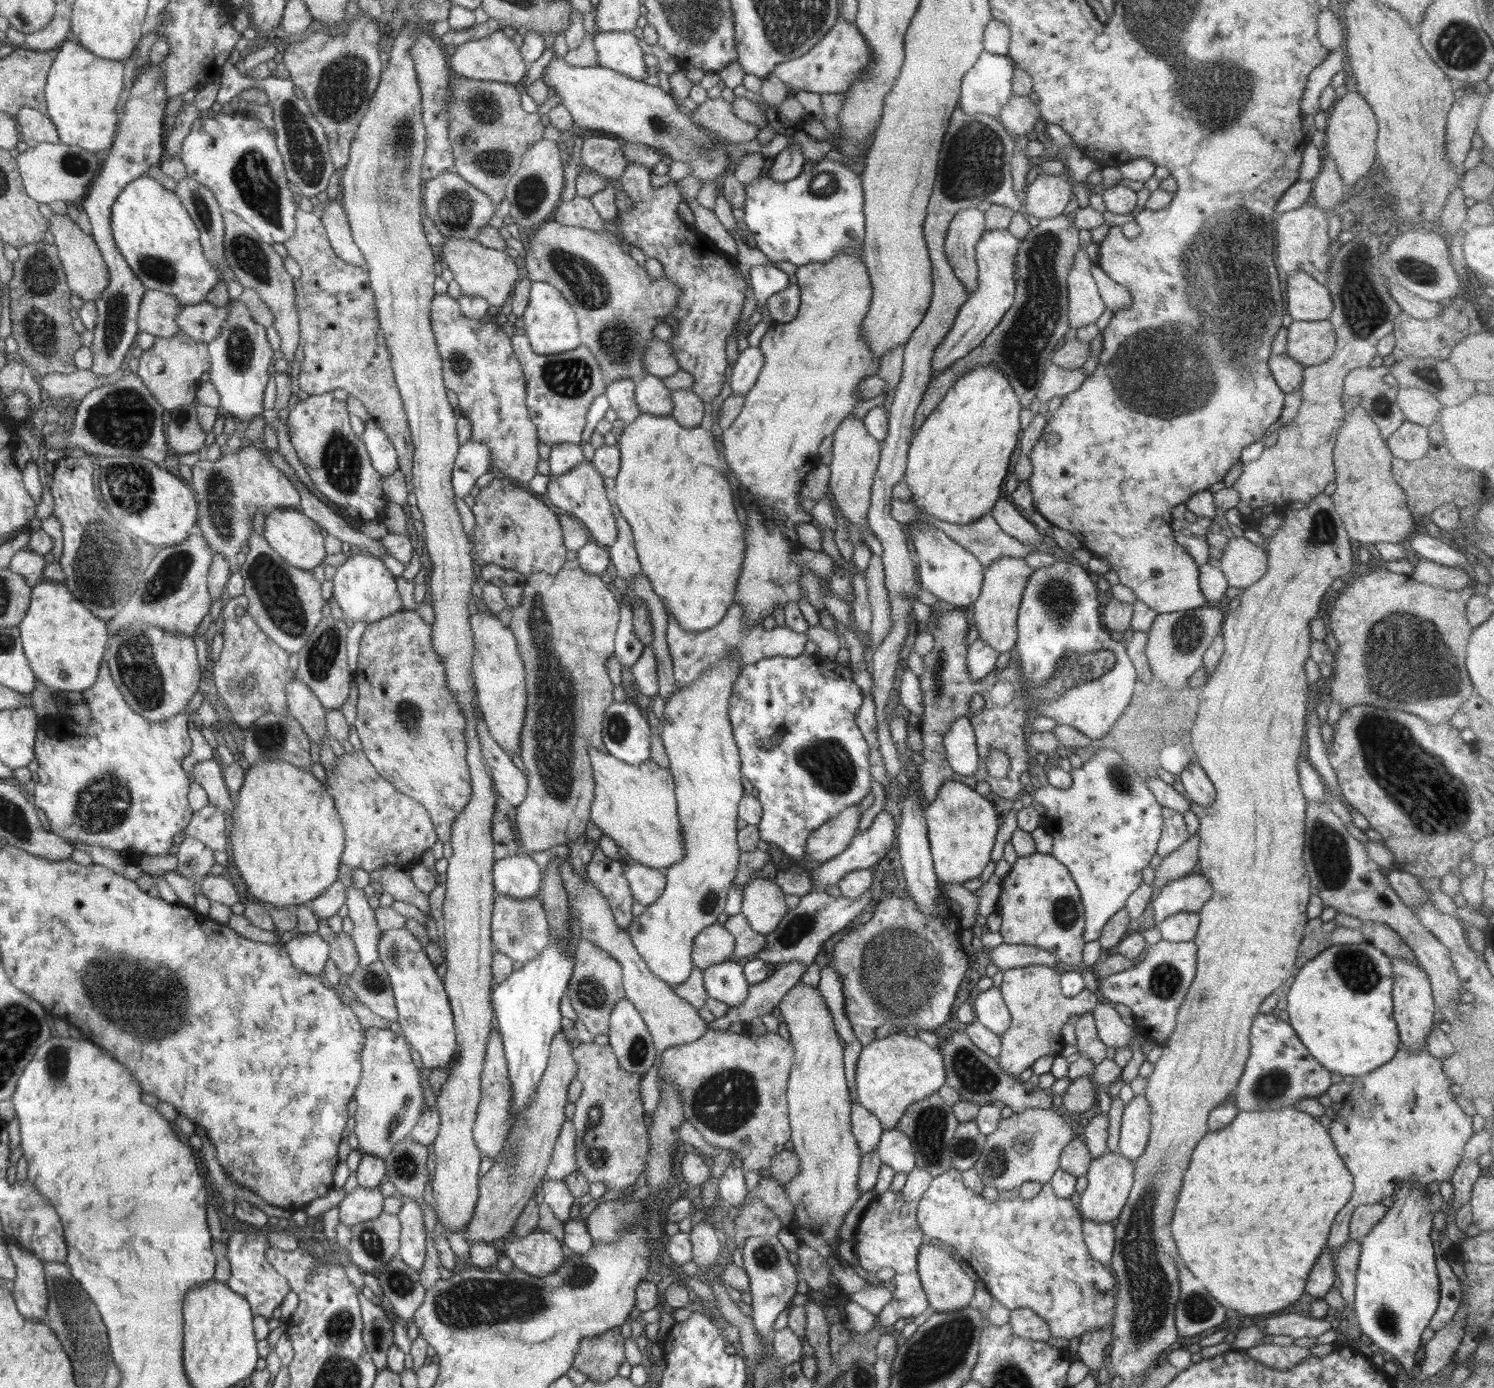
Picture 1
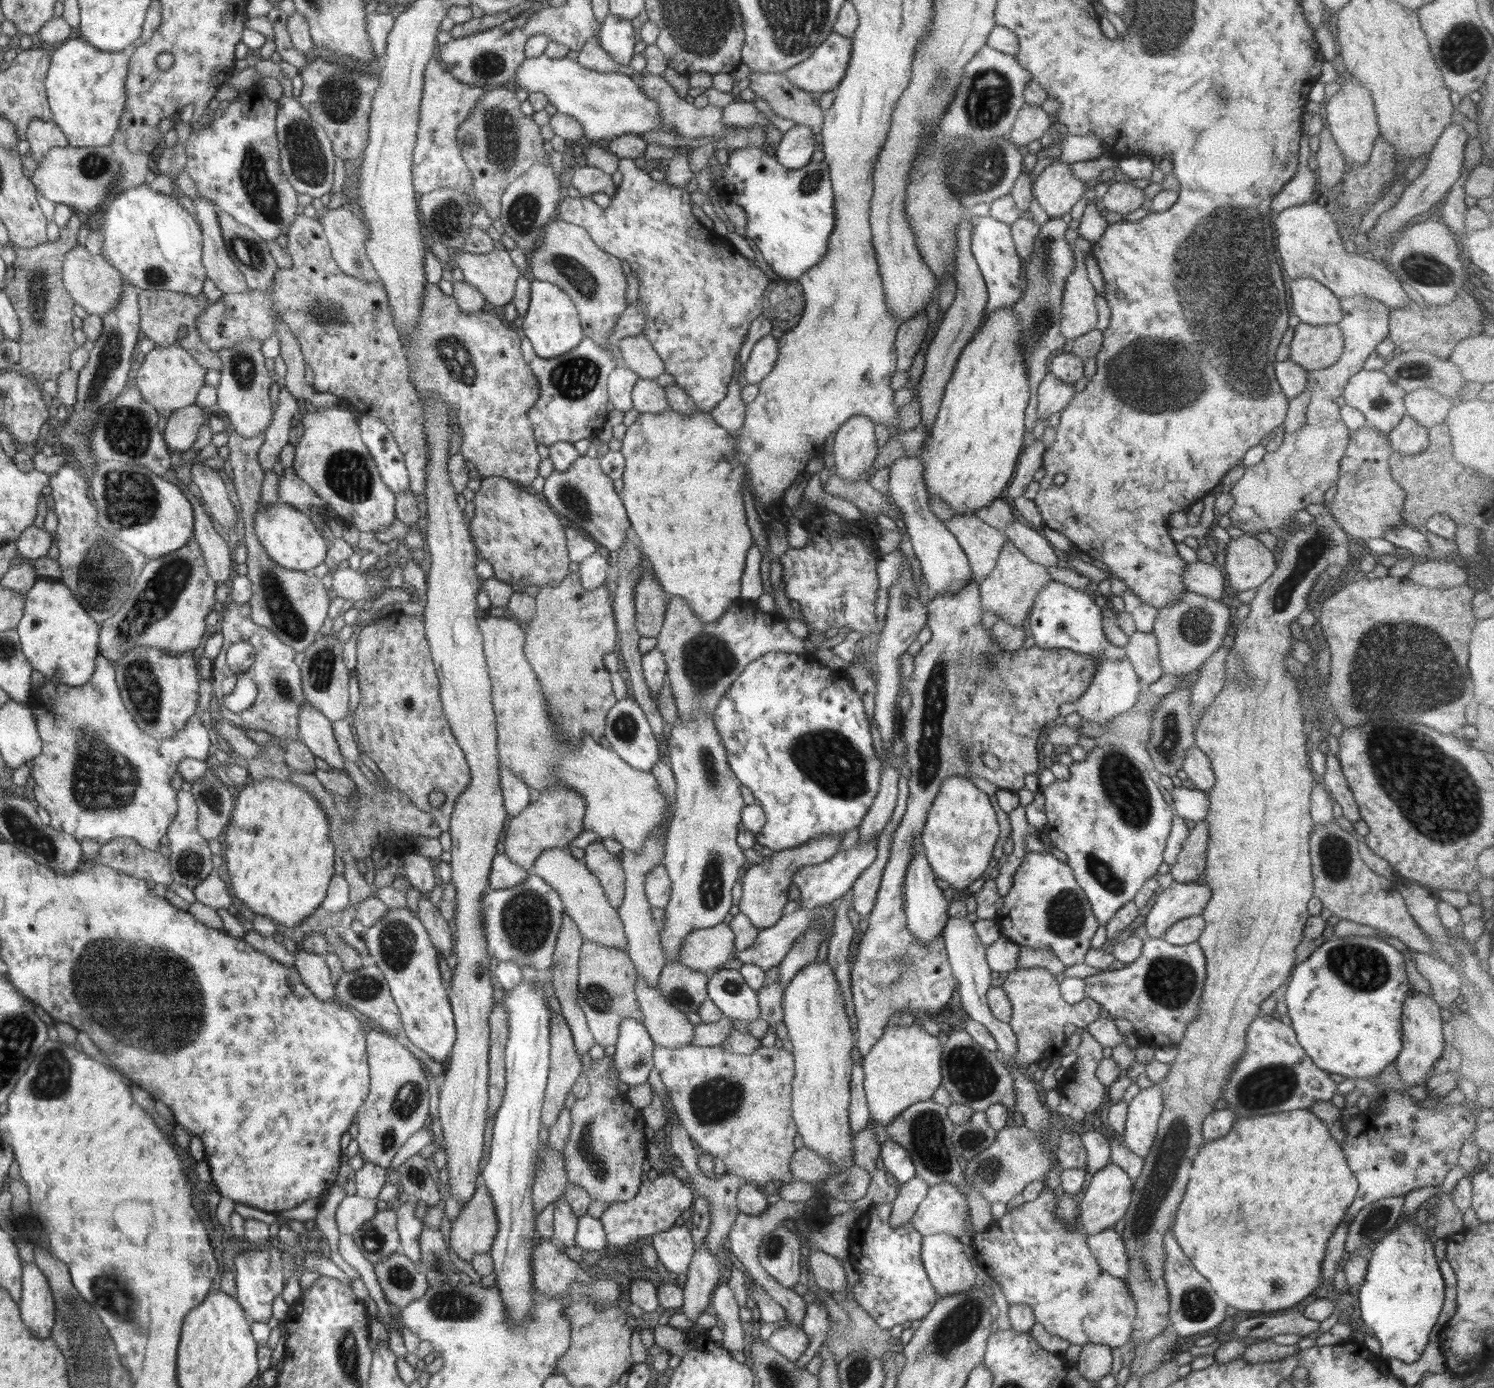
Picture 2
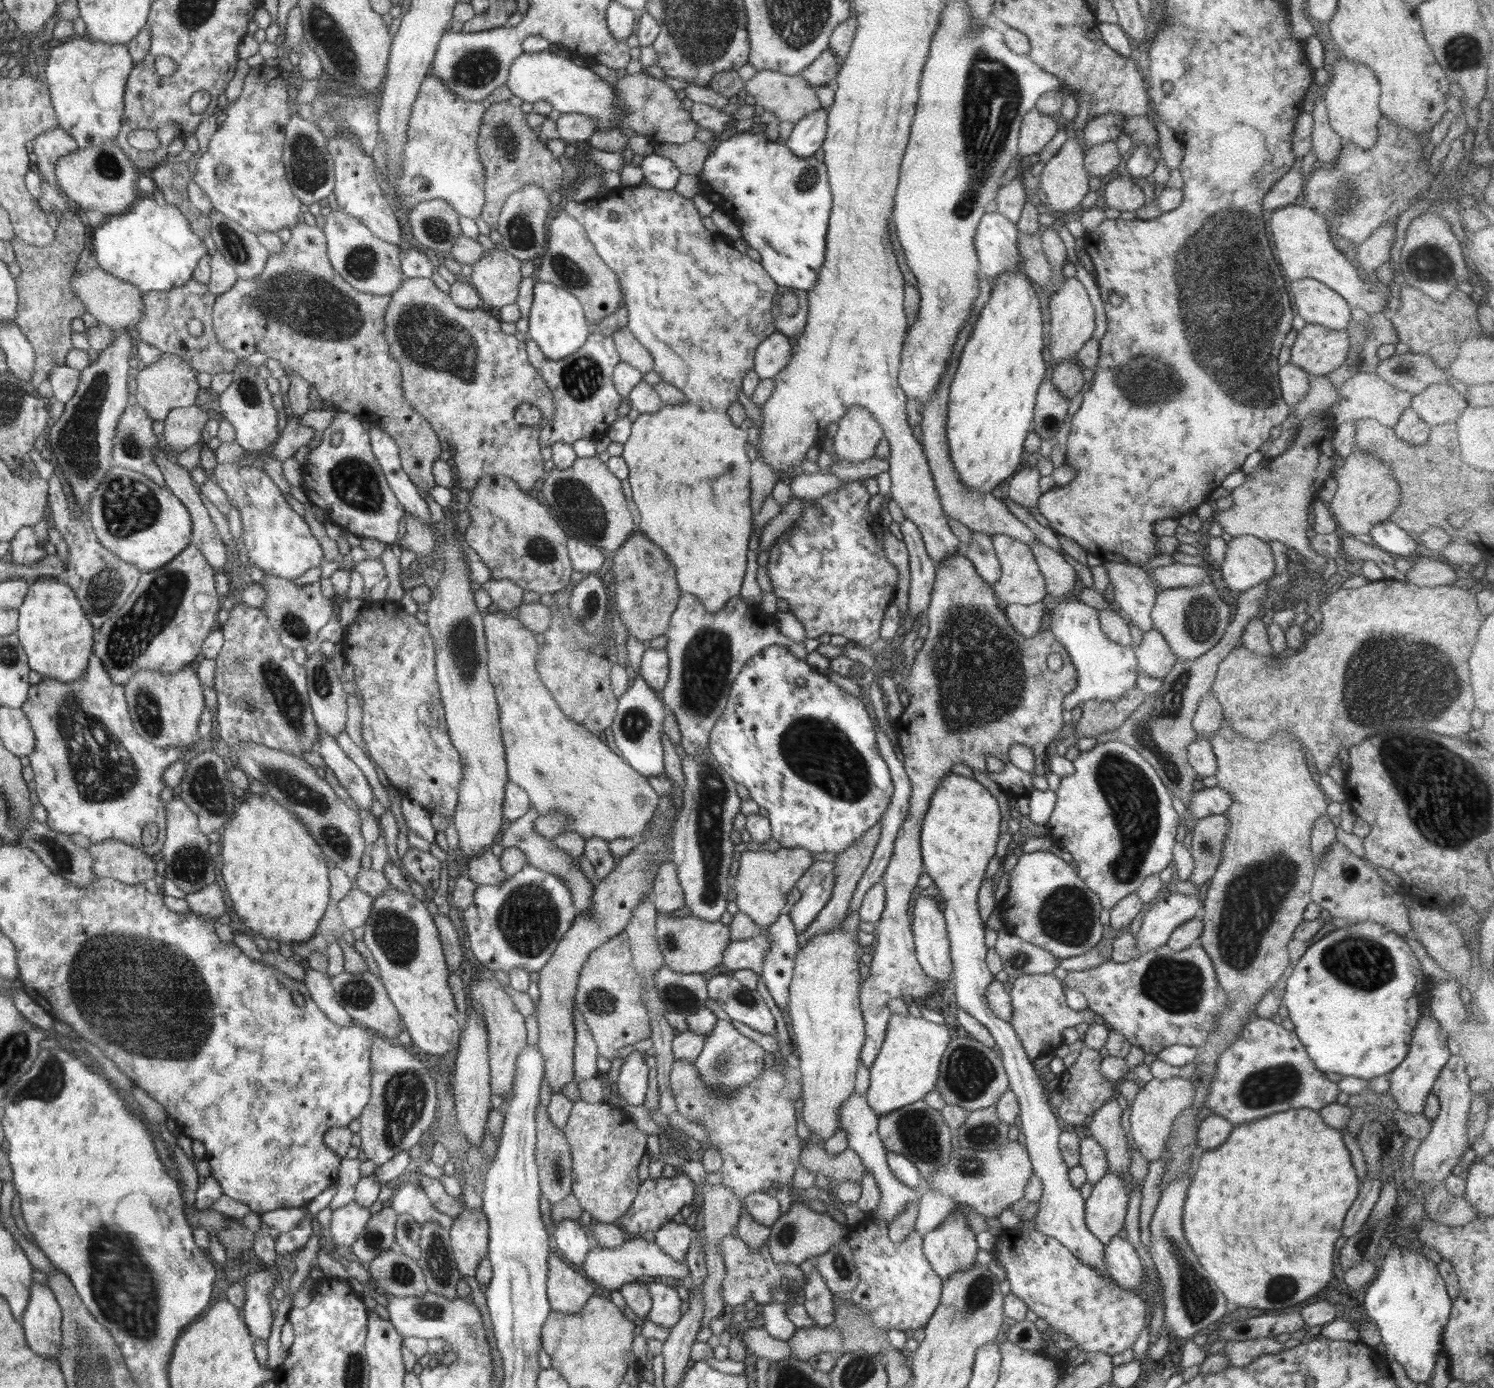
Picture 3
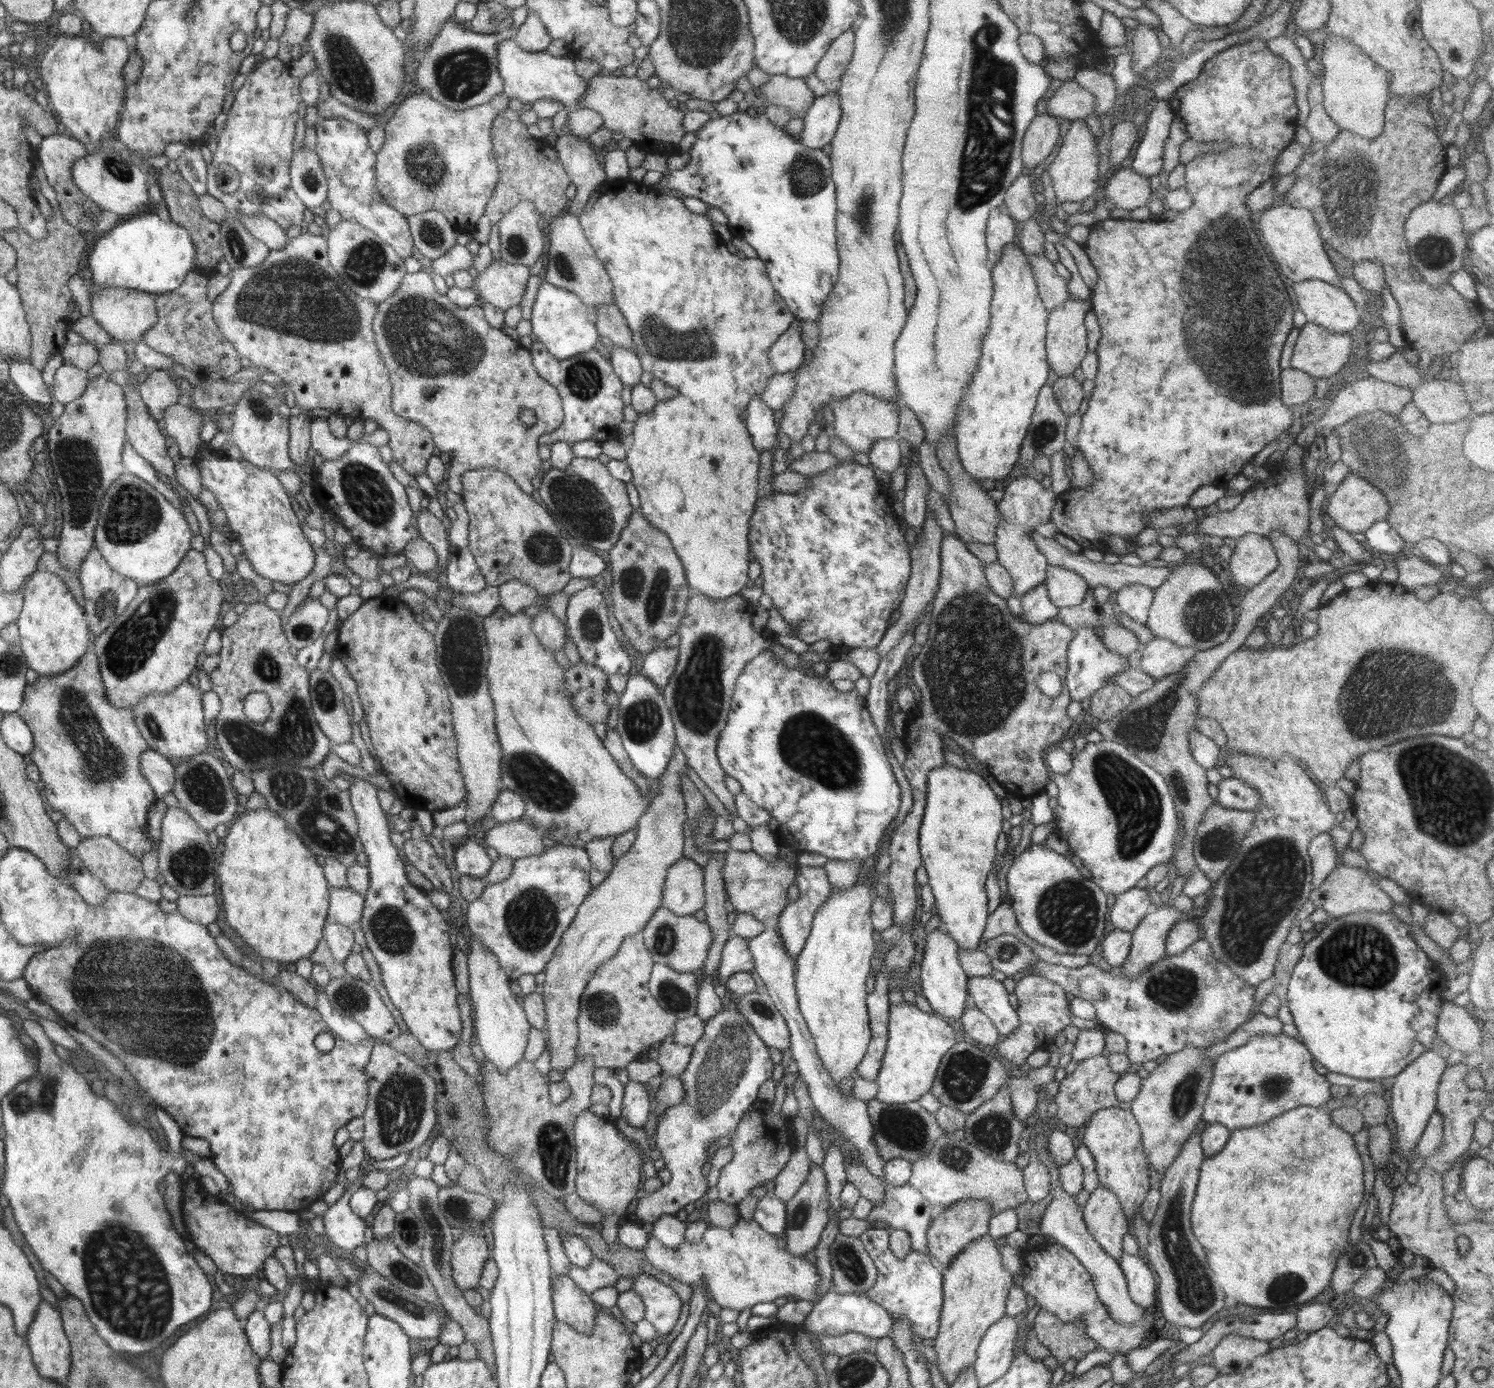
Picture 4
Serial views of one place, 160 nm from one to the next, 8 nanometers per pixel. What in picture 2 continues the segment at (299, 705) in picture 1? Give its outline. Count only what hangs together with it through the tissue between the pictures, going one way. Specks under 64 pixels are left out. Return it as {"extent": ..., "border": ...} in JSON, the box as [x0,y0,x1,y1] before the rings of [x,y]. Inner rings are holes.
{"extent":[299,700,346,772],"border":[[[307,700],[299,714],[299,740],[332,769],[346,772],[344,760],[333,733],[332,722]]]}

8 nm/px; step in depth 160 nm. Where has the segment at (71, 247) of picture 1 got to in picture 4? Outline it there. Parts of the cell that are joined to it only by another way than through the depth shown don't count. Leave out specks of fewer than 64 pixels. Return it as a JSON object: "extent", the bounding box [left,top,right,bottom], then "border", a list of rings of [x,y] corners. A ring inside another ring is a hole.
{"extent":[90,284,157,346],"border":[[[90,284],[91,311],[94,320],[119,342],[130,346],[143,340],[144,333],[157,323],[156,296],[121,287],[98,287]]]}

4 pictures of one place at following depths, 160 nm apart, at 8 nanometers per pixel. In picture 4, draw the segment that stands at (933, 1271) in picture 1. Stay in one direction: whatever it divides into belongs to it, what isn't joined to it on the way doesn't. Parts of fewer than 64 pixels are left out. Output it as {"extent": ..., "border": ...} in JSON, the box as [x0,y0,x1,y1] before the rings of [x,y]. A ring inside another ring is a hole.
{"extent":[926,1199,991,1266],"border":[[[964,1199],[949,1205],[937,1218],[931,1219],[931,1226],[926,1232],[930,1256],[934,1256],[944,1266],[949,1266],[953,1258],[960,1254],[966,1245],[972,1244],[974,1240],[988,1233],[991,1217],[991,1204],[984,1199]]]}

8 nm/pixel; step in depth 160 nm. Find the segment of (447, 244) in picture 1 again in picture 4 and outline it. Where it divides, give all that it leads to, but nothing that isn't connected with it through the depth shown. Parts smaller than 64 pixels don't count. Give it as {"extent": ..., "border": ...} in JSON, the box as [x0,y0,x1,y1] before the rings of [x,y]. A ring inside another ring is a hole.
{"extent":[474,259,530,311],"border":[[[502,259],[493,260],[484,272],[474,274],[474,290],[480,296],[481,302],[490,302],[496,308],[505,311],[511,306],[519,306],[530,276],[529,268],[522,264],[510,264]]]}

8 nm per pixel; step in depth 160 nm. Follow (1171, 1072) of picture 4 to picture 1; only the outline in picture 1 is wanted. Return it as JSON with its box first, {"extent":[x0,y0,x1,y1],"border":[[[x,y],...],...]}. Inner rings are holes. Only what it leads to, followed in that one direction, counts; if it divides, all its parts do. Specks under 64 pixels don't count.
{"extent":[1118,1094,1150,1162],"border":[[[1141,1094],[1124,1106],[1118,1152],[1131,1162],[1136,1161],[1144,1153],[1149,1135],[1150,1108]]]}

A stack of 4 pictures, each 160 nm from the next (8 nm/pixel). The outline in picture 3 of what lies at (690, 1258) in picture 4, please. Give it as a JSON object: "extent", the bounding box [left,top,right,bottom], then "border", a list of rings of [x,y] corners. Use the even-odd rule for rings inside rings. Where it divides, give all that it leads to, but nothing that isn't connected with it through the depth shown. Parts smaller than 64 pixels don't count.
{"extent":[581,1232,807,1308],"border":[[[735,1232],[722,1238],[720,1243],[722,1244],[720,1244],[719,1249],[721,1250],[726,1267],[726,1274],[721,1284],[722,1296],[725,1304],[732,1308],[740,1304],[745,1304],[751,1298],[759,1305],[770,1303],[772,1300],[771,1286],[773,1284],[787,1286],[787,1283],[790,1281],[794,1282],[796,1280],[797,1282],[801,1280],[805,1269],[807,1269],[807,1267],[794,1266],[790,1263],[775,1263],[767,1244],[758,1247],[757,1251],[753,1251],[746,1242],[742,1242],[738,1238]],[[640,1236],[631,1237],[620,1248],[593,1246],[587,1252],[581,1270],[603,1293],[618,1291],[622,1285],[634,1282],[638,1276],[672,1276],[685,1281],[690,1276],[686,1261],[675,1261],[654,1242],[648,1242]]]}

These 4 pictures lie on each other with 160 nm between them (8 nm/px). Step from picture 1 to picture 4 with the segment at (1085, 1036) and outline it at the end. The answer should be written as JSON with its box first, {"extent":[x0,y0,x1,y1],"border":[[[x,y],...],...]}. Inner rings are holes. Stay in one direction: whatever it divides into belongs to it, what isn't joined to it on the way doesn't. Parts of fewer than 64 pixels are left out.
{"extent":[1055,1055,1122,1131],"border":[[[1096,1055],[1078,1062],[1076,1069],[1061,1081],[1060,1090],[1055,1096],[1058,1105],[1056,1120],[1064,1123],[1070,1131],[1087,1127],[1092,1116],[1101,1109],[1119,1106],[1115,1096],[1115,1084],[1122,1074],[1110,1070],[1107,1058]]]}

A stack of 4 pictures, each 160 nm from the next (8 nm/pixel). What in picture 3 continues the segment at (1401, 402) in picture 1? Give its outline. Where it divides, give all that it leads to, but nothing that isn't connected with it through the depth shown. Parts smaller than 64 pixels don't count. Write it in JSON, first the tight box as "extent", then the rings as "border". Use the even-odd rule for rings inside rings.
{"extent":[1411,383,1466,426],"border":[[[1434,383],[1413,395],[1411,408],[1418,416],[1422,416],[1422,421],[1436,426],[1444,422],[1456,422],[1466,408],[1466,400],[1454,388],[1450,388],[1448,383]]]}

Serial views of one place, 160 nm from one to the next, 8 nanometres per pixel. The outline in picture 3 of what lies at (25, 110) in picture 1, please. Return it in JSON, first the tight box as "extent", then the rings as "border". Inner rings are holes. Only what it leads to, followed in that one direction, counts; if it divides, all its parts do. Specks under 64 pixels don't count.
{"extent":[34,127,81,214],"border":[[[60,127],[46,131],[34,139],[34,152],[36,165],[44,178],[54,190],[60,193],[60,196],[70,203],[69,211],[78,214],[81,212],[77,206],[60,190],[56,178],[54,178],[54,166],[58,163],[58,158],[79,150],[78,144]]]}

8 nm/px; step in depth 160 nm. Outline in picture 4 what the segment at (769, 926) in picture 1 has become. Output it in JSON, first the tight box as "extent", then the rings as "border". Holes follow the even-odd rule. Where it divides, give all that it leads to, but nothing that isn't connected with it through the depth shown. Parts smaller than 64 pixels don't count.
{"extent":[723,849,798,922],"border":[[[729,849],[723,855],[723,882],[727,900],[729,900],[737,913],[751,914],[762,922],[774,922],[783,908],[788,904],[787,891],[795,882],[798,863],[796,867],[777,858],[774,862],[764,860],[752,849],[742,852]]]}

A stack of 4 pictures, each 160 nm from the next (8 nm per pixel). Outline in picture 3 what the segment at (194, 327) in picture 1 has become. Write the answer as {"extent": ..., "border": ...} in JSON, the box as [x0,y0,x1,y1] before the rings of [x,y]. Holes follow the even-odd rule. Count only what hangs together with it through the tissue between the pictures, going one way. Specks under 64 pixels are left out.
{"extent":[209,210,442,492],"border":[[[212,210],[212,214],[209,216],[211,221],[210,233],[214,239],[215,245],[219,253],[226,259],[226,262],[230,264],[230,267],[236,270],[239,280],[235,286],[228,292],[223,292],[221,295],[215,297],[215,303],[213,306],[213,325],[214,332],[219,340],[219,343],[227,350],[236,353],[239,358],[246,359],[251,354],[254,354],[256,350],[258,352],[266,353],[266,356],[278,360],[280,366],[283,368],[286,375],[289,375],[291,383],[287,391],[288,398],[290,399],[290,406],[293,413],[293,421],[300,423],[301,417],[308,411],[313,409],[313,403],[310,401],[310,388],[316,388],[316,392],[320,395],[320,398],[328,404],[334,411],[342,411],[354,414],[361,419],[368,419],[371,423],[375,423],[384,429],[394,440],[399,448],[399,457],[401,460],[402,468],[404,472],[409,476],[409,479],[420,490],[427,492],[429,488],[432,488],[435,484],[435,480],[432,474],[433,462],[439,458],[442,448],[440,447],[440,440],[430,423],[426,421],[424,416],[421,416],[418,411],[414,410],[414,407],[405,399],[402,390],[402,373],[397,360],[394,360],[393,356],[390,356],[390,349],[385,339],[385,320],[384,313],[389,305],[391,295],[388,296],[376,296],[368,292],[358,292],[358,289],[352,288],[348,282],[342,279],[342,276],[334,270],[329,262],[327,255],[327,240],[324,231],[319,227],[310,226],[305,222],[298,222],[294,226],[290,227],[292,237],[288,242],[284,243],[282,252],[280,254],[271,254],[271,252],[257,239],[257,236],[244,228],[239,222],[230,220],[230,218],[223,216],[220,212]]]}

